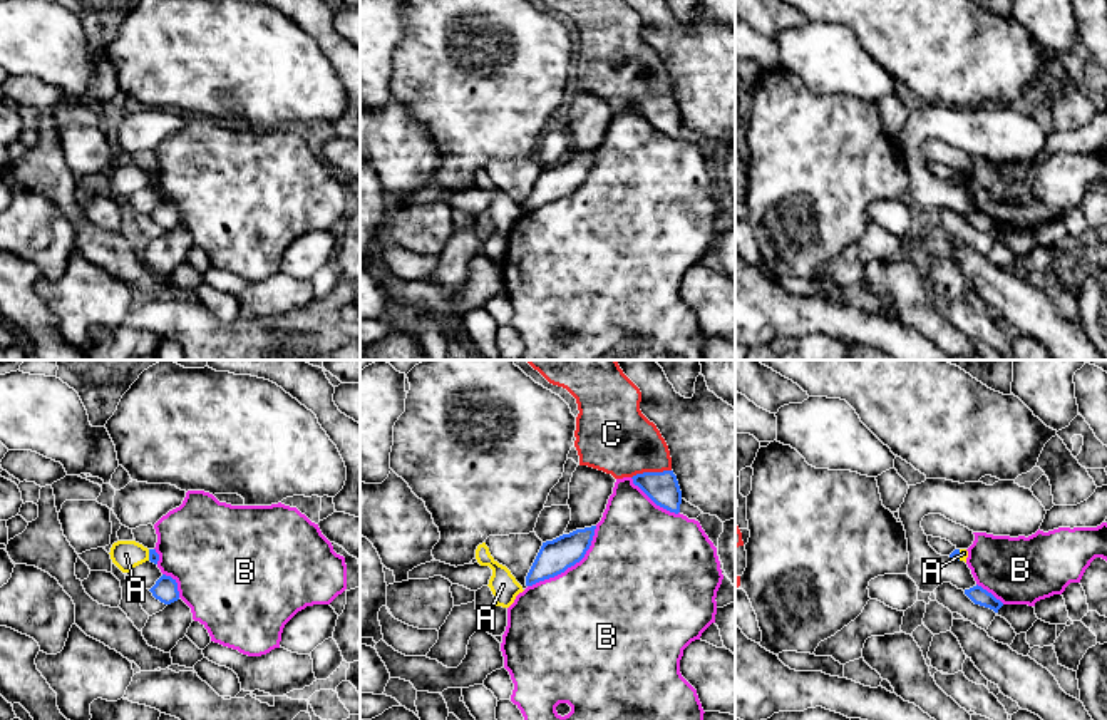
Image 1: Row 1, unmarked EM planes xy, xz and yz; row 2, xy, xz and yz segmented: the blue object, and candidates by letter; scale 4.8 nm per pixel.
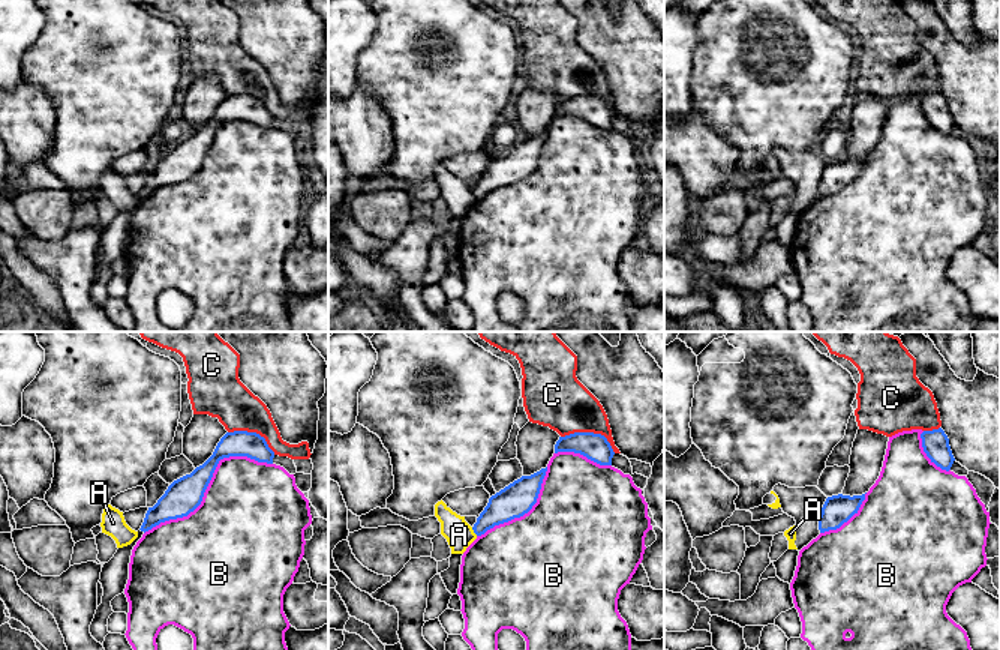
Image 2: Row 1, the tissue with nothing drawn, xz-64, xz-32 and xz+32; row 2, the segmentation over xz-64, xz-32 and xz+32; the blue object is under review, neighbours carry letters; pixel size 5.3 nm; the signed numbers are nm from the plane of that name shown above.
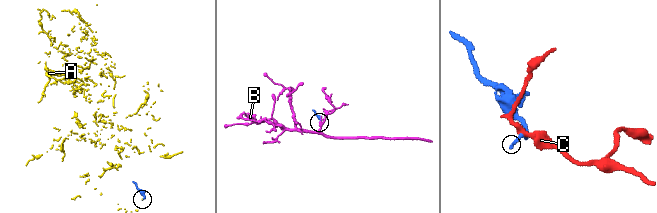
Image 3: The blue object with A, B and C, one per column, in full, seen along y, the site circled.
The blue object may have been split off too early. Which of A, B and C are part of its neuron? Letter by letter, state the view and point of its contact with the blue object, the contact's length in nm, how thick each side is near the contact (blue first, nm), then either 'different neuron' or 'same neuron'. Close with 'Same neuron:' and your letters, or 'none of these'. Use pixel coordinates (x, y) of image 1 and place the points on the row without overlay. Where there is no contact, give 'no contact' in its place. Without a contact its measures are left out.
A: contact xy (149, 180); length 60 nm; calibres 50 and 140 nm; different neuron
B: contact xz (570, 191); length 440 nm; calibres 160 and 500 nm; different neuron
C: contact xz (650, 97); length 200 nm; calibres 160 and 360 nm; different neuron
Same neuron: none of these

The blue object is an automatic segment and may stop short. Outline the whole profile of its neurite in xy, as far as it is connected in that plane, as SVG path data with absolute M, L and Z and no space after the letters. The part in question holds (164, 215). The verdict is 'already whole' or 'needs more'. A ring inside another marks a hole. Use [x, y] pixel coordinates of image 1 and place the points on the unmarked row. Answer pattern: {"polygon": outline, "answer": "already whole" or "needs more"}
{"polygon": "M162 199L149 216L164 229L171 229L179 224L176 204L166 199Z", "answer": "already whole"}

